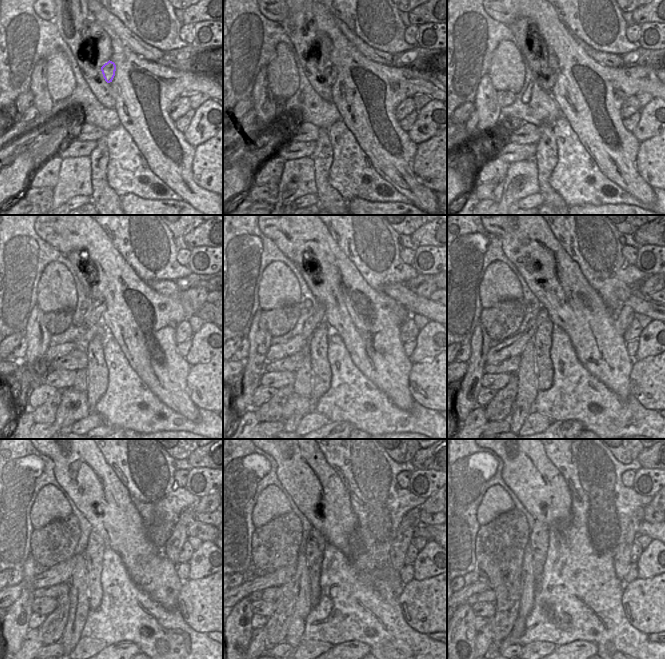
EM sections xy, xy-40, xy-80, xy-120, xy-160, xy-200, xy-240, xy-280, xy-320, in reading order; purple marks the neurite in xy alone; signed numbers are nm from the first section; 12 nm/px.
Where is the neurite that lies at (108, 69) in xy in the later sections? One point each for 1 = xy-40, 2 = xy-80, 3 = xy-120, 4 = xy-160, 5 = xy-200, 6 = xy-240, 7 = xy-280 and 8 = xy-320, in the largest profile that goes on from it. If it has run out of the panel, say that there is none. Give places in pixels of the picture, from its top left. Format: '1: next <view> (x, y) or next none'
1: next xy-40 (330, 72)
2: next xy-80 (547, 82)
3: next xy-120 (99, 304)
4: next xy-160 (279, 351)
5: next xy-200 (513, 346)
6: next xy-240 (60, 573)
7: next xy-280 (283, 575)
8: next xy-320 (482, 584)

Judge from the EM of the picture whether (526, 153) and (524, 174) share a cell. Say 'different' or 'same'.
different

